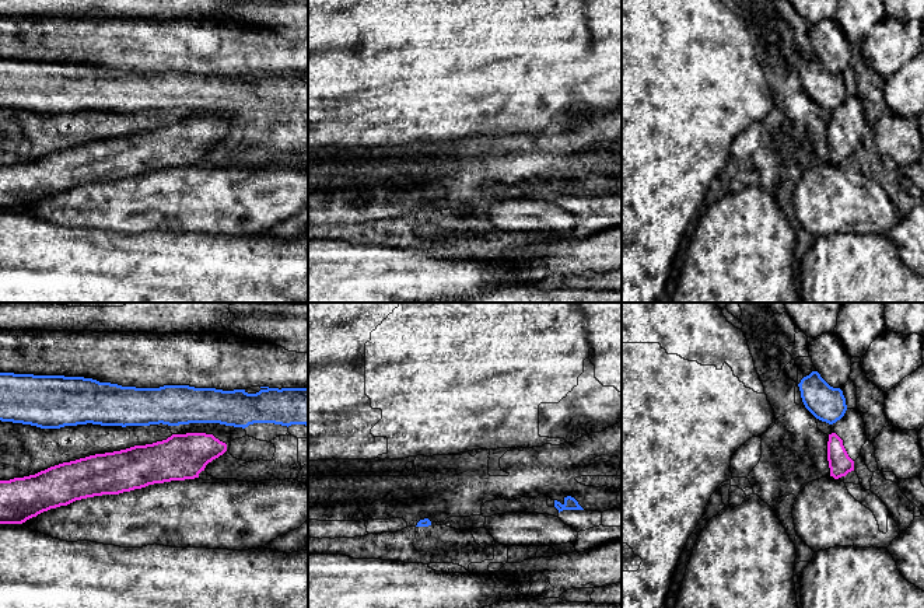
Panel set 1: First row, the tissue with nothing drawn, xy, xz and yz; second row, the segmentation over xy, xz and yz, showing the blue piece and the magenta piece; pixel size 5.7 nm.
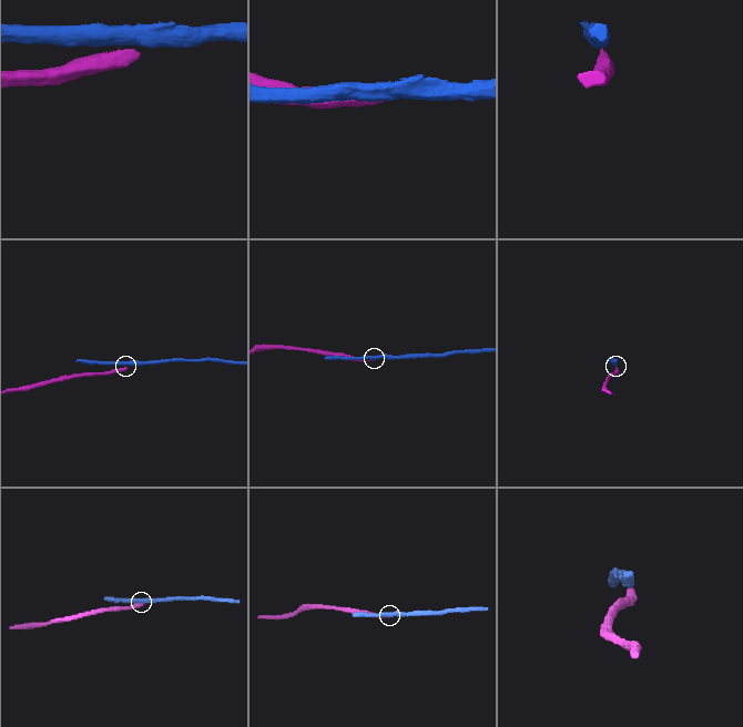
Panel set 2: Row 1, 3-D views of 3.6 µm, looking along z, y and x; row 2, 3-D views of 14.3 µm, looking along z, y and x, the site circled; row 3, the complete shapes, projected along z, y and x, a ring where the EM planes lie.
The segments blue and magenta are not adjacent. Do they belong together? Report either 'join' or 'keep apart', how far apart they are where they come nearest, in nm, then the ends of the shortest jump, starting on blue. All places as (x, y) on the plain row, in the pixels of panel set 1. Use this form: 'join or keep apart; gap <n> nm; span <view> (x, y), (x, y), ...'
keep apart; gap 60 nm; span xy (186, 109), (186, 119)

